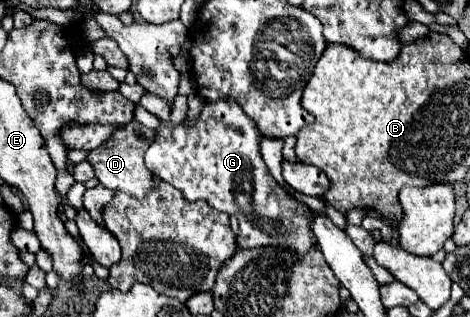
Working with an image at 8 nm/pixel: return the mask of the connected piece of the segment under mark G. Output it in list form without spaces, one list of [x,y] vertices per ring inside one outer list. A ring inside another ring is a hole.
[[[147,93],[139,105],[159,119],[155,141],[145,153],[149,171],[179,189],[187,201],[203,199],[219,211],[235,213],[239,219],[237,245],[241,249],[285,245],[285,249],[303,257],[315,247],[315,235],[311,231],[313,213],[273,179],[259,151],[263,135],[235,99],[205,103],[193,127],[185,123],[169,127],[171,105],[167,99]]]

